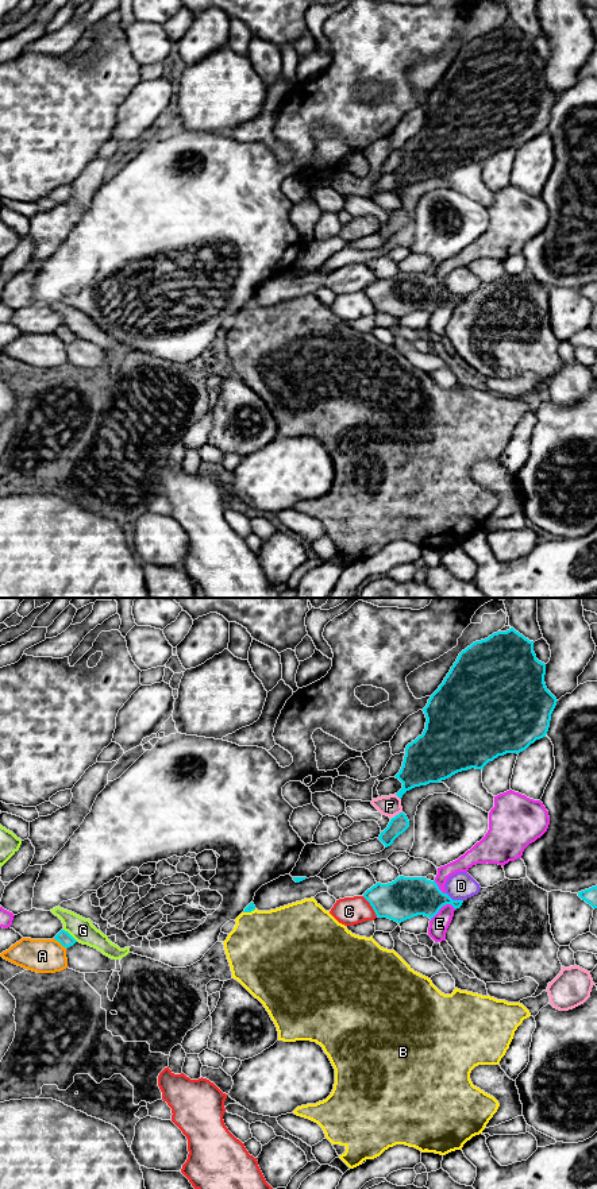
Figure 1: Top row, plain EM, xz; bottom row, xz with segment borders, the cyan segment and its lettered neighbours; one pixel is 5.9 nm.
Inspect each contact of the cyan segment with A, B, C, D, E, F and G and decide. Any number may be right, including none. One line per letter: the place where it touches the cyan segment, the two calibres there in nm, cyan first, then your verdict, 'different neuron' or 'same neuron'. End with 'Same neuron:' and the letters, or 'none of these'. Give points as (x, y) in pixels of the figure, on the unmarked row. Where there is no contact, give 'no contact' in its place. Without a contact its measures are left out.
A: contact xz (60, 338); calibres 80 and 200 nm; different neuron
B: contact xz (249, 307); calibres 50 and 460 nm; same neuron
C: contact xz (370, 300); calibres 240 and 170 nm; different neuron
D: contact xz (454, 296); calibres 240 and 160 nm; different neuron
E: contact xz (442, 301); calibres 240 and 110 nm; different neuron
F: contact xz (397, 190); calibres 240 and 120 nm; different neuron
G: contact xz (69, 329); calibres 80 and 140 nm; different neuron
Same neuron: B

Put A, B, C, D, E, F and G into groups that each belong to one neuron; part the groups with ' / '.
A / B / C / D / E / F / G

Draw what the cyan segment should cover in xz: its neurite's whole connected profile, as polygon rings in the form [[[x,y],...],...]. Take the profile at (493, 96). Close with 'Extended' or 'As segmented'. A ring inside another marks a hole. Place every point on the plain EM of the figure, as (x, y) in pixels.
[[[511,23],[497,27],[485,35],[475,36],[462,46],[439,84],[431,90],[423,104],[427,117],[421,131],[407,140],[403,162],[394,171],[403,178],[396,189],[403,190],[420,181],[439,178],[452,170],[471,163],[484,162],[507,148],[520,148],[536,135],[546,132],[556,93],[544,78],[546,59],[536,54],[534,36]]]. As segmented

